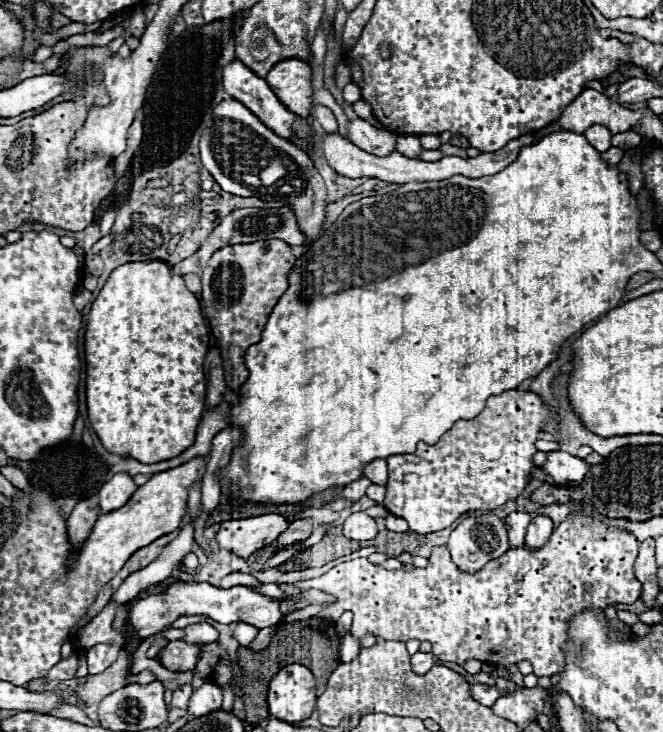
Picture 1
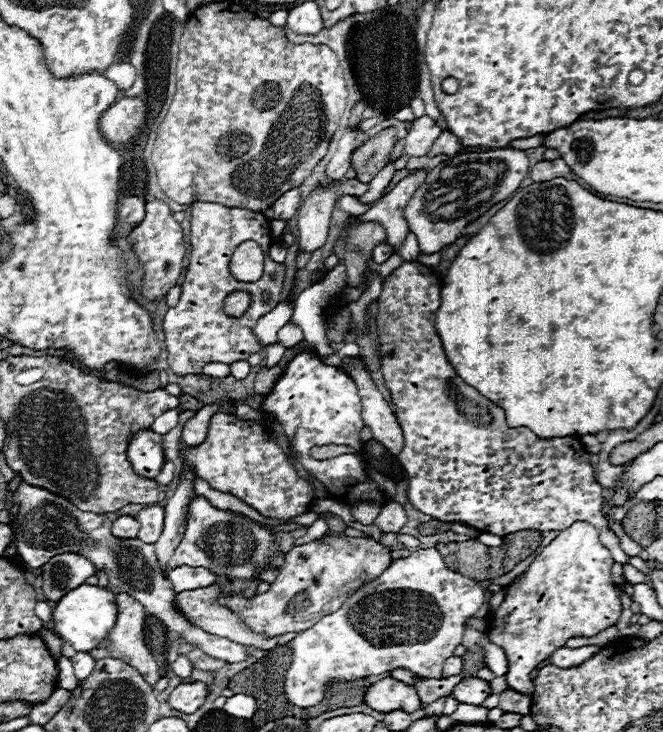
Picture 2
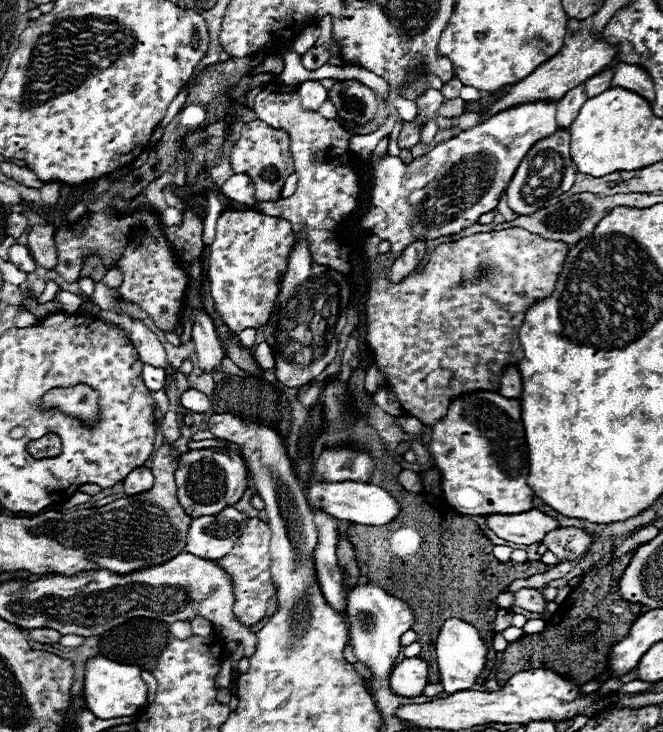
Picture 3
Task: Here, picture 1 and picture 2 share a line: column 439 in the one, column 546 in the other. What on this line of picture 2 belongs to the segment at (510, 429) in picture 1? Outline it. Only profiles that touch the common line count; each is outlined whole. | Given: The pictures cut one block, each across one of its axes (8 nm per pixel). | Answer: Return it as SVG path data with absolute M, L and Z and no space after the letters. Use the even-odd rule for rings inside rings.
M406 262L396 268L382 284L378 298L376 332L382 352L382 374L386 388L394 400L394 412L404 432L404 450L398 460L404 466L410 488L408 500L424 514L442 522L462 522L480 532L492 532L508 536L522 530L566 530L574 522L590 522L598 528L602 544L612 552L612 558L620 564L628 562L628 556L620 548L618 536L606 528L602 516L602 486L594 478L590 454L578 436L562 436L552 440L538 438L532 430L508 428L504 410L494 402L488 402L472 386L468 386L446 360L442 340L436 332L436 310L440 306L440 276L420 262Z

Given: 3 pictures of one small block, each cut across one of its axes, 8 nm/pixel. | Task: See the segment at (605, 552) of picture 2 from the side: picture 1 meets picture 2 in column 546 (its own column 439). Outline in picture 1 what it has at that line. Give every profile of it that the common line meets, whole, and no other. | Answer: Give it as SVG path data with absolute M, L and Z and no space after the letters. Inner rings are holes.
M578 508L576 512L578 516L568 516L552 530L550 540L540 550L528 546L510 548L500 558L486 562L476 574L458 570L446 546L436 546L426 568L386 570L366 558L356 558L334 566L318 578L296 582L294 586L298 592L316 588L336 596L342 610L354 612L350 634L358 640L362 640L366 632L384 640L428 640L432 642L432 652L440 660L464 664L468 658L476 658L498 670L528 660L534 666L536 676L552 676L564 668L562 644L566 640L568 620L576 612L592 606L606 608L608 604L634 604L642 594L642 582L634 576L634 562L640 546L636 536L624 528L602 522L592 510Z

